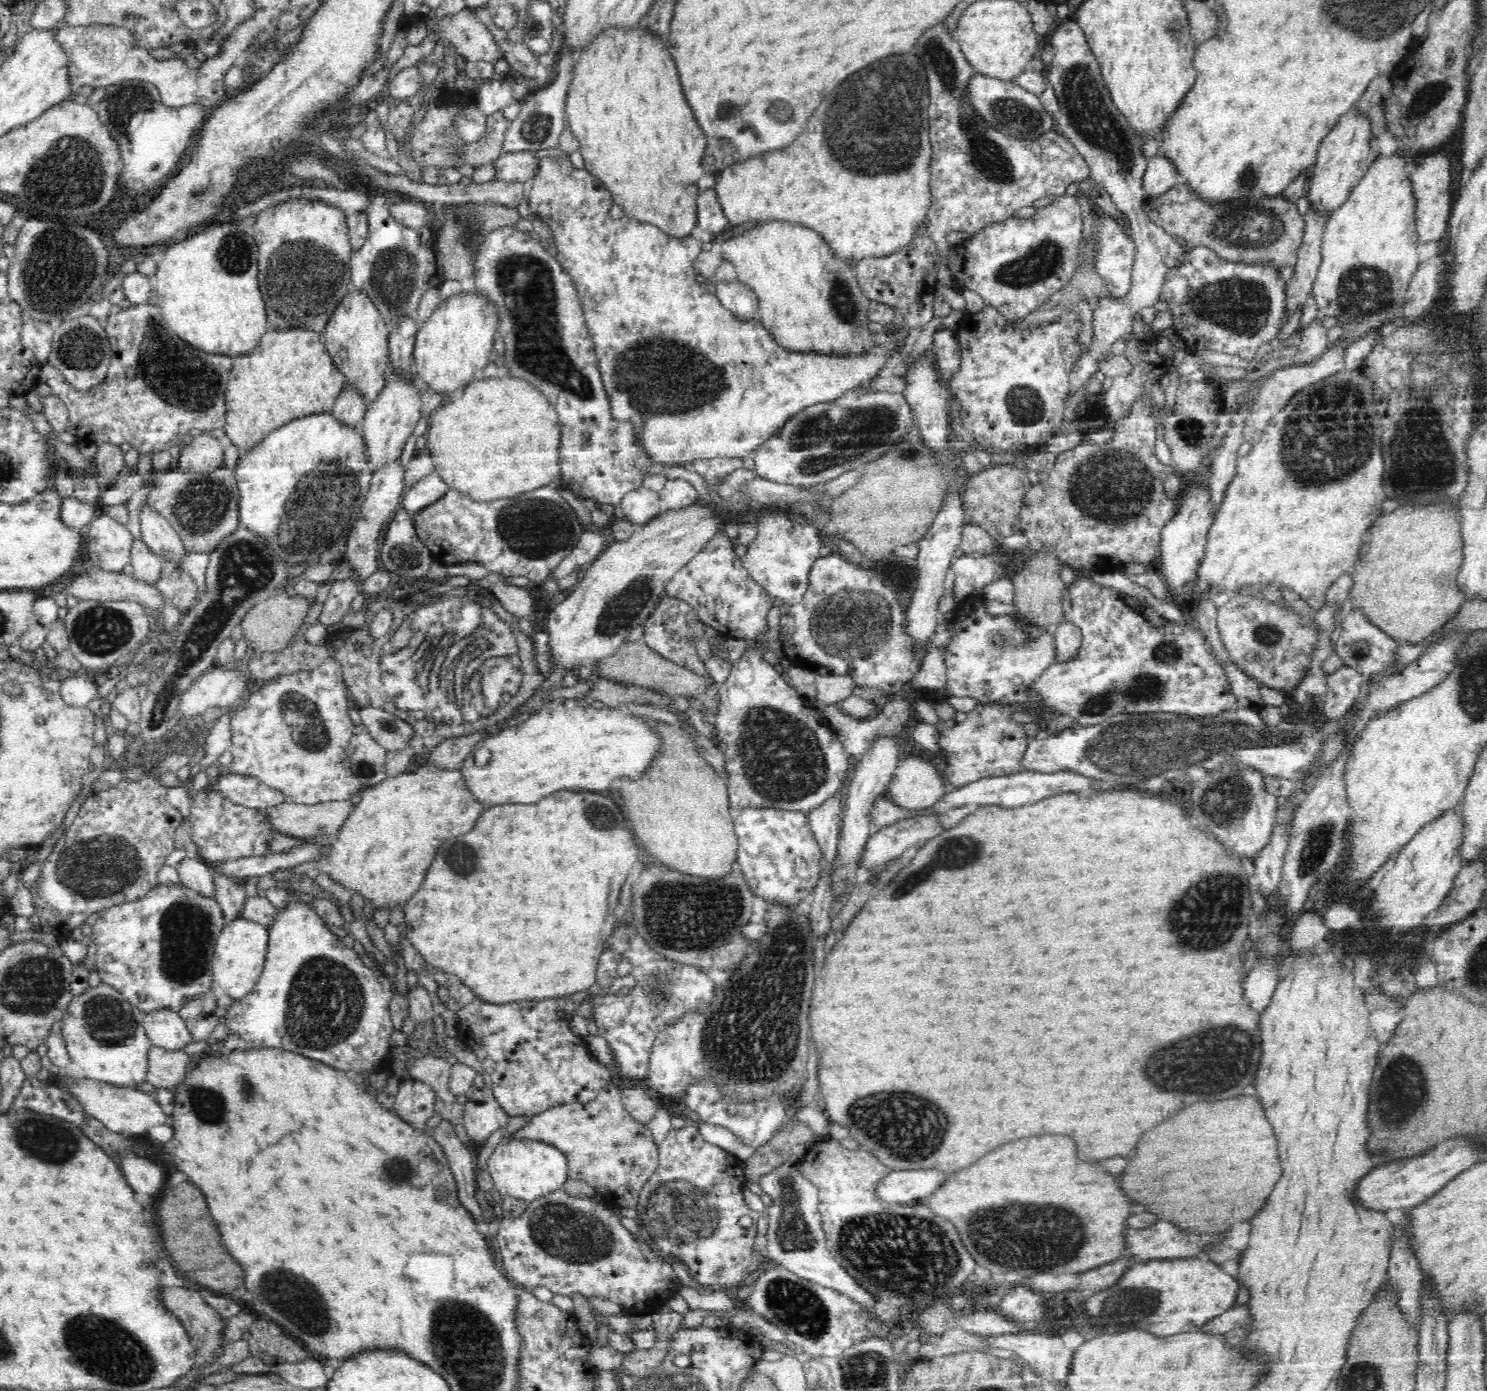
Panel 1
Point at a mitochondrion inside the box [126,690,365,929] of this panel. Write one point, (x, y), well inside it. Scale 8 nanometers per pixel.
(274, 838)

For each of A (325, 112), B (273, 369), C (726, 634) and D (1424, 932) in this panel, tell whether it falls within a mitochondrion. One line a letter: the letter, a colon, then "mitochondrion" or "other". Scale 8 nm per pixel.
A: other
B: other
C: other
D: other

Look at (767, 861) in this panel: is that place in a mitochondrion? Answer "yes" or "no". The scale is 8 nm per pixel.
no

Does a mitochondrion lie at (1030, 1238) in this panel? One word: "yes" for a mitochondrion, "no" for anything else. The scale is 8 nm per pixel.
yes

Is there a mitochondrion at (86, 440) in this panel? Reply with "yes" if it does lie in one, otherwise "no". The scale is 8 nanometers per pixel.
no

